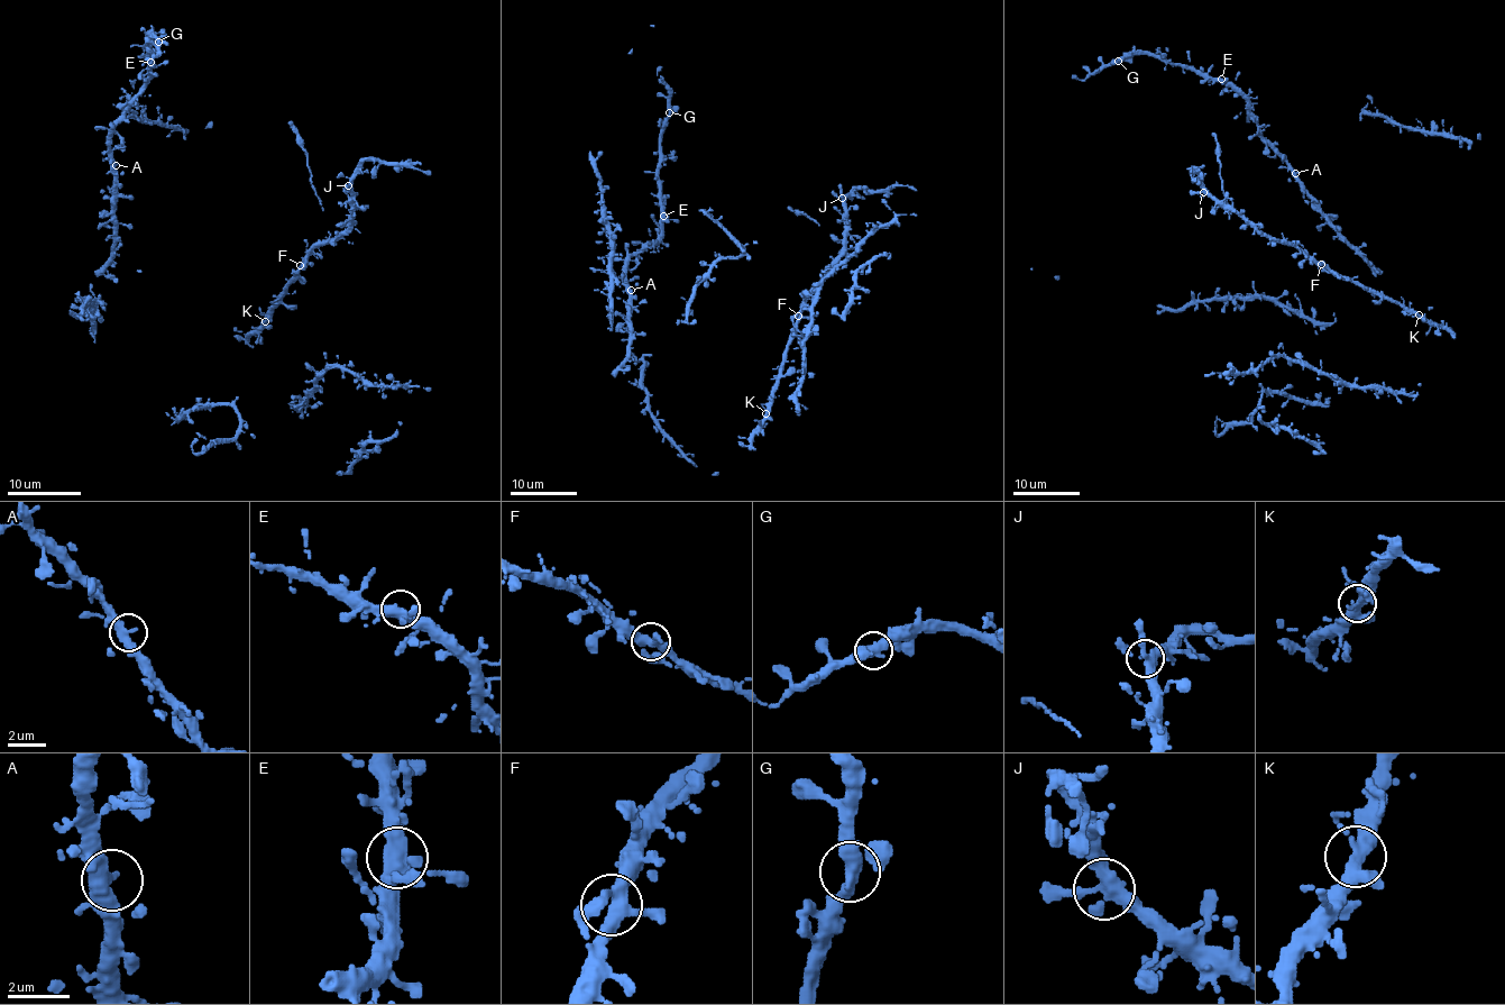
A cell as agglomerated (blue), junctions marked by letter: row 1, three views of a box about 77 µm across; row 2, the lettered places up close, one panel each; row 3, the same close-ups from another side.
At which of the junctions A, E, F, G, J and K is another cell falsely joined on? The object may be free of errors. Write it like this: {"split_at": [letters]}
{"split_at": []}

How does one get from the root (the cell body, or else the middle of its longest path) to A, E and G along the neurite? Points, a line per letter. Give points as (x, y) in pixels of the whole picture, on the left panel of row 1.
A: (113, 279), (107, 271), (107, 262), (113, 243), (116, 165)
E: (113, 279), (107, 271), (113, 243), (113, 158), (110, 134), (122, 108), (148, 76), (150, 62)
G: (113, 279), (107, 271), (113, 243), (113, 158), (110, 134), (122, 108), (148, 76), (147, 36), (158, 42)

